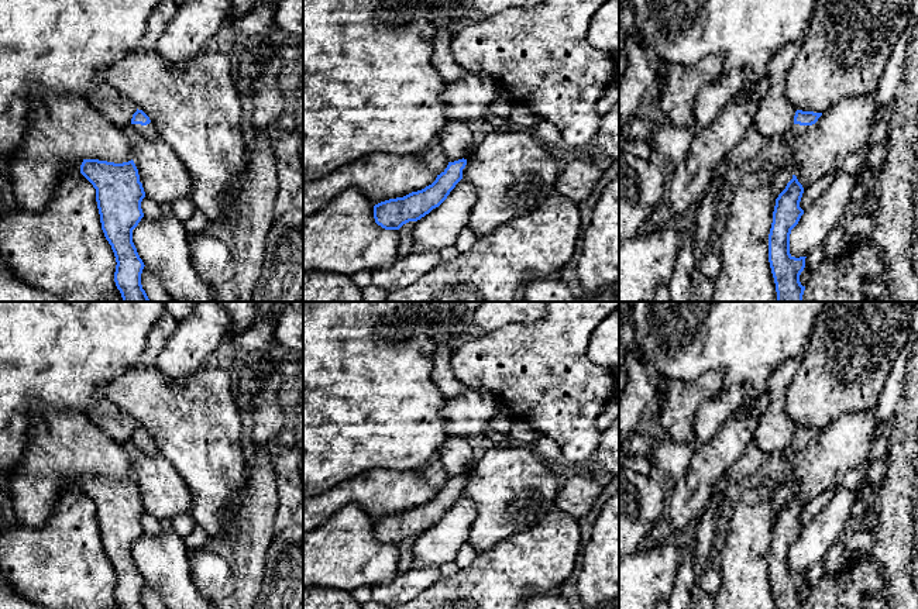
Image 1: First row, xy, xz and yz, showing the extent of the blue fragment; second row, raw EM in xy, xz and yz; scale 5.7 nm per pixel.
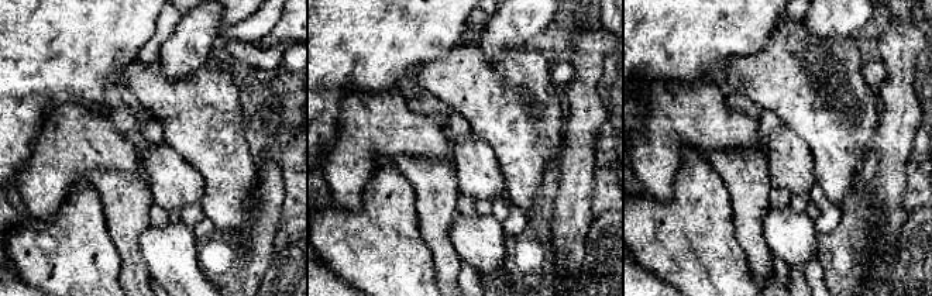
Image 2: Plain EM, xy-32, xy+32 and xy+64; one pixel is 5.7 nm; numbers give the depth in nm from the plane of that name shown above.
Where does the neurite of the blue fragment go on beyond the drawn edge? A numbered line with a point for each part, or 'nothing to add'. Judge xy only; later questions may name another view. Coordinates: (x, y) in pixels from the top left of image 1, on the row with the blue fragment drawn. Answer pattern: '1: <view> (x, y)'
1: xy (148, 131)

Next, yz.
1: yz (796, 128)

